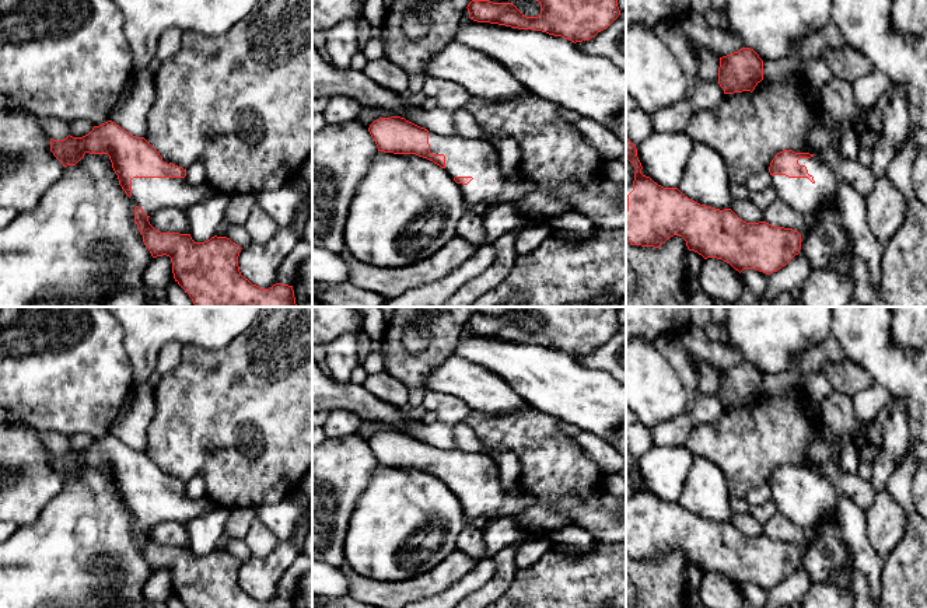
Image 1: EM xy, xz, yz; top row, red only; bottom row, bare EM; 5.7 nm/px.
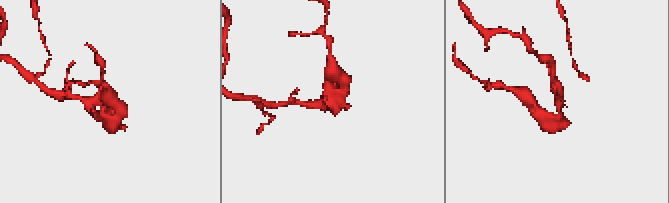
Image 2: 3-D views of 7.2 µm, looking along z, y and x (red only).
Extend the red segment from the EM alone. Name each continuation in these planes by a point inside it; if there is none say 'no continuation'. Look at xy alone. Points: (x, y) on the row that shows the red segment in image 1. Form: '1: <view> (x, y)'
1: xy (150, 194)

